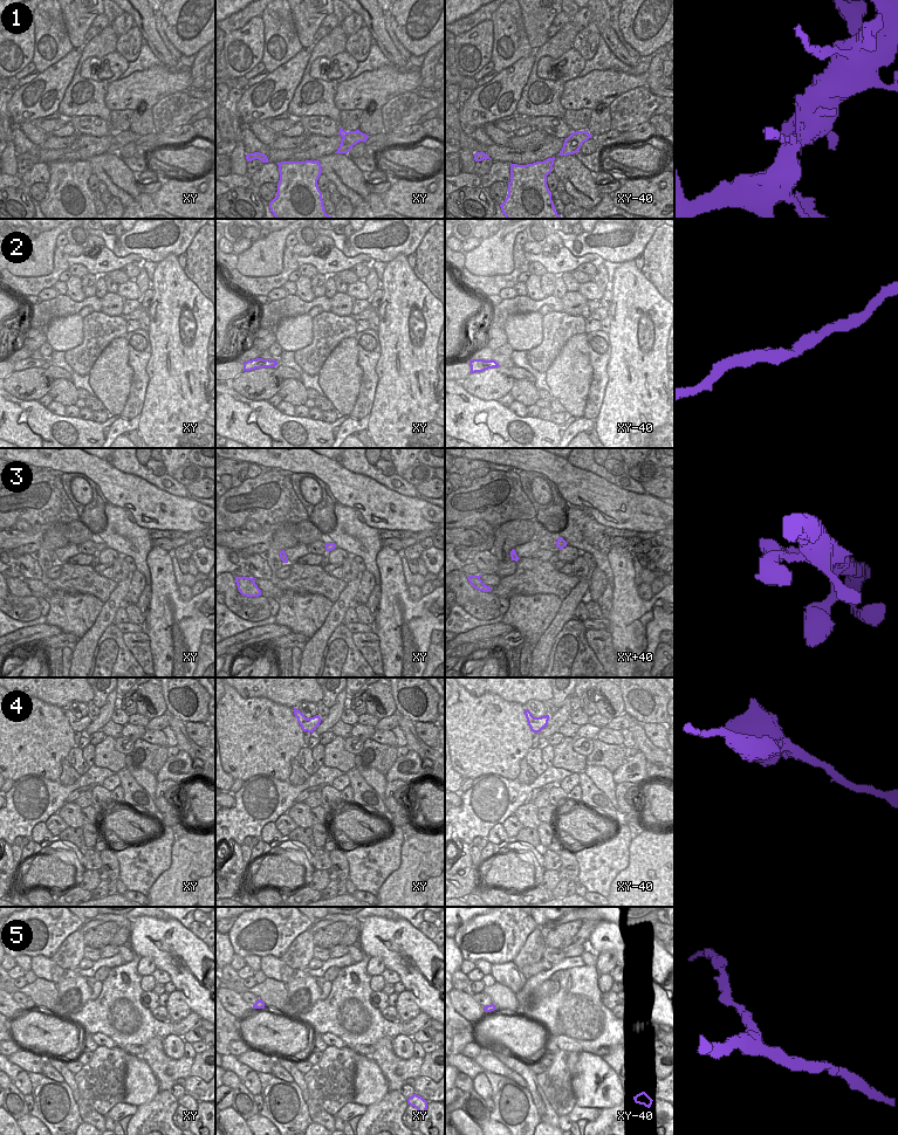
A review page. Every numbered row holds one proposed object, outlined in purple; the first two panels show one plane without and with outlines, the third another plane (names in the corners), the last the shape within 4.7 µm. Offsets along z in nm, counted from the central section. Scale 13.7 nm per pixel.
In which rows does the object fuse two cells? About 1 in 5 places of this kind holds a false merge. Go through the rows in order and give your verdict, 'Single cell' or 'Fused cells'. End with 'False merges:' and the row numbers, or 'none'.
1: Single cell
2: Single cell
3: Single cell
4: Single cell
5: Single cell
False merges: none.

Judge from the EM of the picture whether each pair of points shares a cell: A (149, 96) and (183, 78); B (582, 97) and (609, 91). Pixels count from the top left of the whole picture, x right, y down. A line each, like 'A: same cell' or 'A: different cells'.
A: different cells
B: same cell

